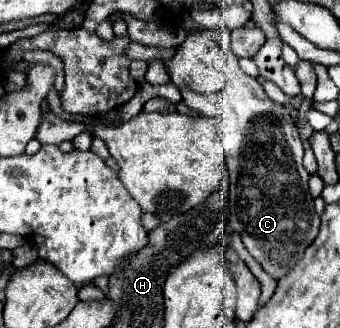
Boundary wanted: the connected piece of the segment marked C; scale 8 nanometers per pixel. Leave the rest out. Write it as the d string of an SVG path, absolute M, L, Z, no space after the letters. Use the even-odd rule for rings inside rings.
M217 29L191 32L185 43L177 49L175 57L165 61L165 65L171 81L179 87L187 107L197 109L203 117L213 117L219 121L219 137L223 141L225 161L231 177L229 225L241 235L247 251L263 267L263 271L279 281L289 273L289 269L301 259L303 251L317 237L319 215L313 209L313 197L309 195L307 187L309 173L303 169L303 145L287 107L271 101L269 97L257 95L257 91L263 91L263 87L257 79L245 75L239 69L229 43L231 35L217 33Z

